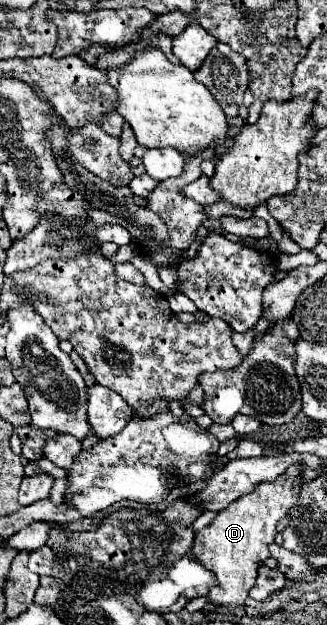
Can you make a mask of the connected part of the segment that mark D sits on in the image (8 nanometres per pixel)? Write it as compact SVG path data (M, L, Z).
M290 466L278 480L274 482L260 482L254 492L240 496L228 508L220 510L210 526L206 526L194 540L192 552L198 562L214 572L218 584L210 588L208 596L226 608L240 606L246 598L250 588L256 582L258 562L270 556L268 544L274 542L276 524L280 518L288 514L288 510L298 500L298 490L302 484L302 466Z

